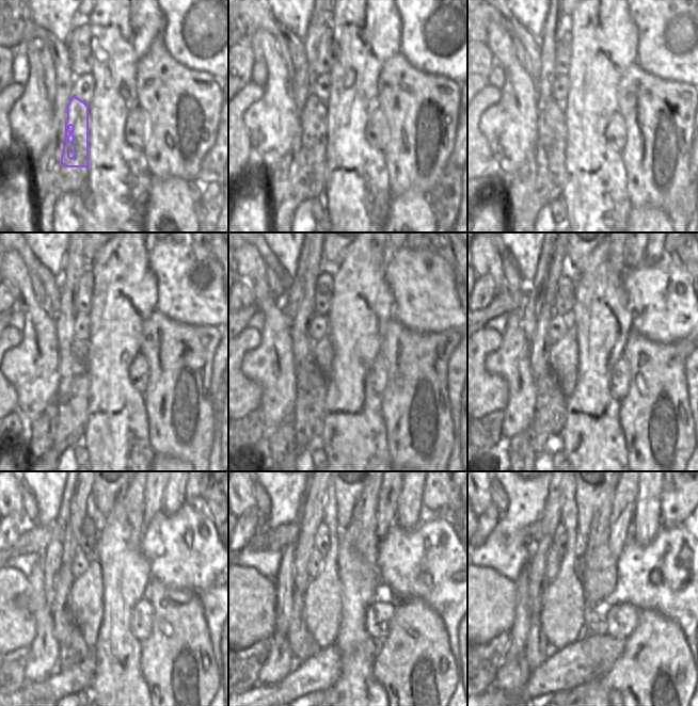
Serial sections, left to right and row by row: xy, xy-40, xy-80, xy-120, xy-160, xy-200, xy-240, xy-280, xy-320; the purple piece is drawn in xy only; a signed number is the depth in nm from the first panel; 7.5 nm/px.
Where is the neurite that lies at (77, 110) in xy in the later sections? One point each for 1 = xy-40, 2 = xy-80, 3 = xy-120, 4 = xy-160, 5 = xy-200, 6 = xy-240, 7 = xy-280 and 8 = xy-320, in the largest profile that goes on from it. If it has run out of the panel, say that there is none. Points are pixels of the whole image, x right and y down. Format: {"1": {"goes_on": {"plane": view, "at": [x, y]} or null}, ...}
{"1": {"goes_on": {"plane": "xy-40", "at": [315, 112]}}, "2": {"goes_on": {"plane": "xy-80", "at": [556, 21]}}, "3": {"goes_on": {"plane": "xy-120", "at": [64, 319]}}, "4": {"goes_on": {"plane": "xy-160", "at": [303, 343]}}, "5": {"goes_on": {"plane": "xy-200", "at": [541, 342]}}, "6": {"goes_on": {"plane": "xy-240", "at": [64, 627]}}, "7": {"goes_on": {"plane": "xy-280", "at": [300, 640]}}, "8": {"goes_on": {"plane": "xy-320", "at": [537, 651]}}}

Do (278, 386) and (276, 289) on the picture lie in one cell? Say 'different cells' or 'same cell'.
different cells

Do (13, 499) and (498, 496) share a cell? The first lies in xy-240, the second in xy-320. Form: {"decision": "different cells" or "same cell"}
{"decision": "different cells"}

